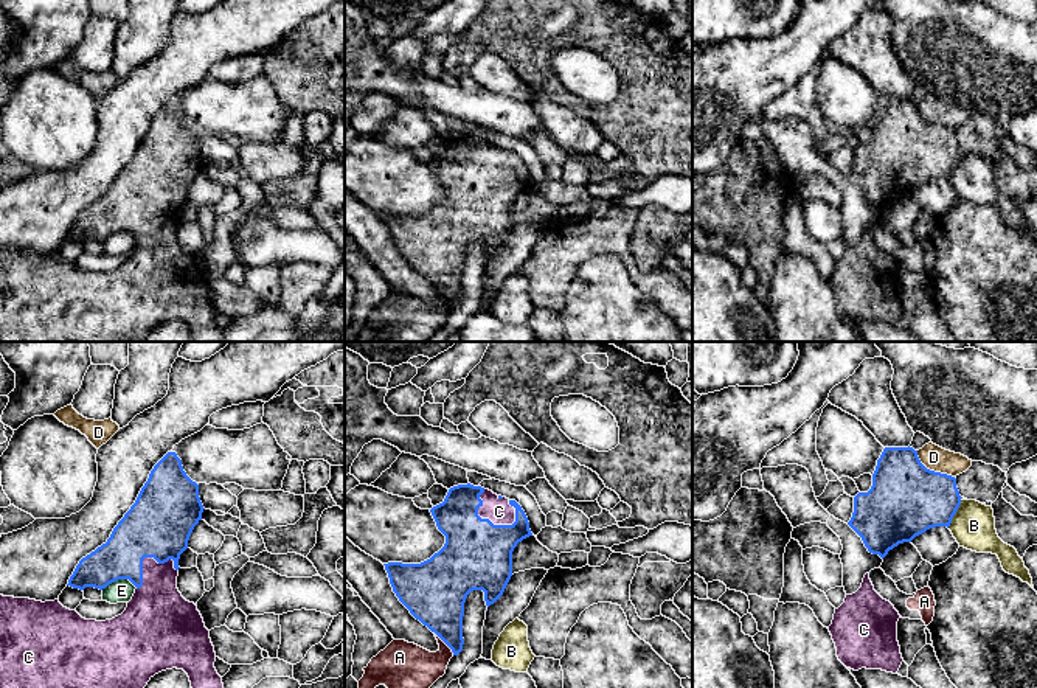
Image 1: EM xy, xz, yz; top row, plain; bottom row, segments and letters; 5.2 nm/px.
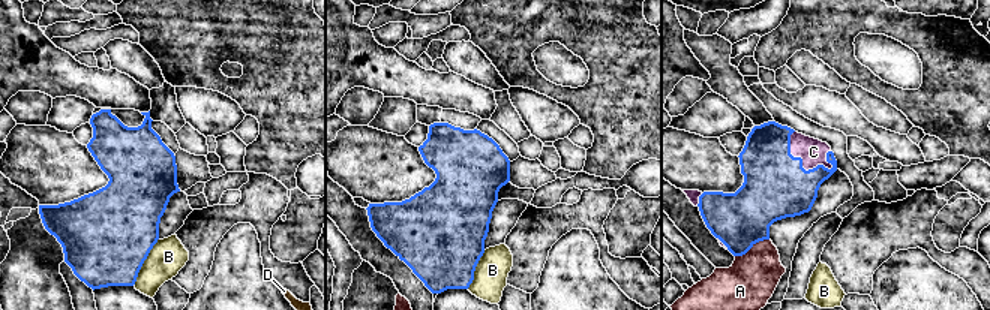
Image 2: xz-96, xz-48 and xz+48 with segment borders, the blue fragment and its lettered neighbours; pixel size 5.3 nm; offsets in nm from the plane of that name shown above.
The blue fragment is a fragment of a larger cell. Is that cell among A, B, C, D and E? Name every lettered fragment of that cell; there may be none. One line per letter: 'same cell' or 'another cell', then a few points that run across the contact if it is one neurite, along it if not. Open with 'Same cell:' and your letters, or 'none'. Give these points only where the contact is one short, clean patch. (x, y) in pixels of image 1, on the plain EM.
Same cell: C
A: another cell; line xz (433, 283), (454, 306)
B: another cell
C: same cell
D: another cell
E: another cell

